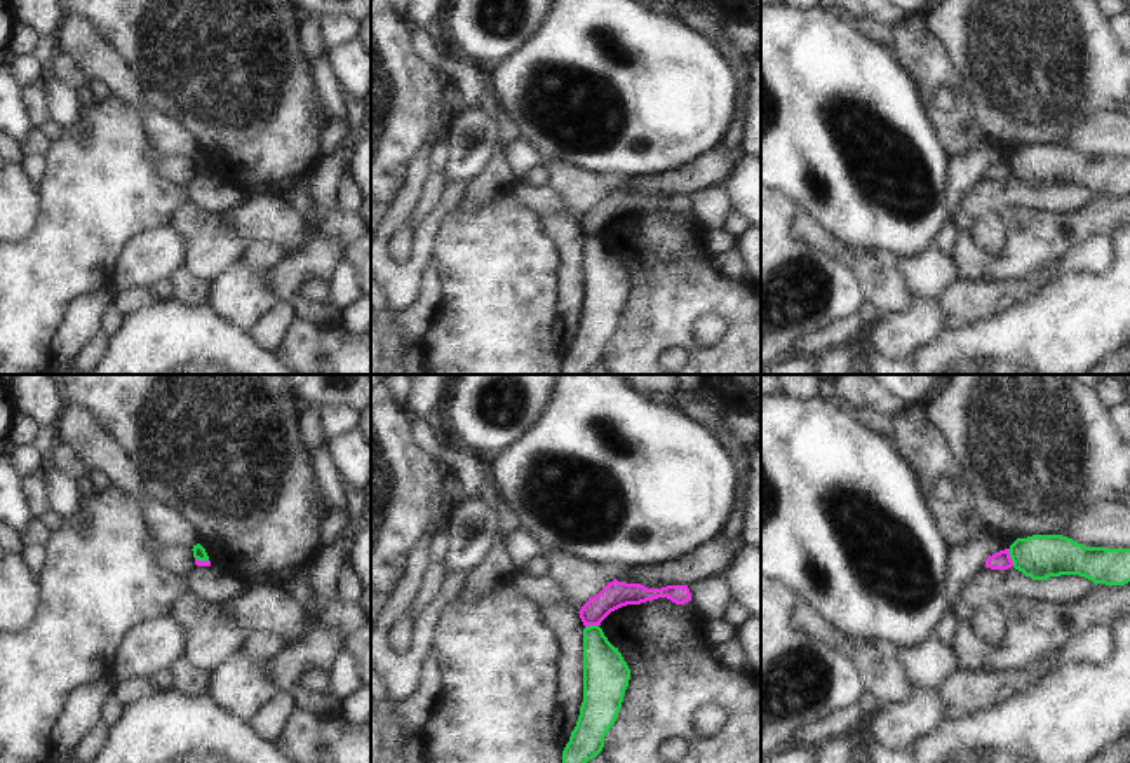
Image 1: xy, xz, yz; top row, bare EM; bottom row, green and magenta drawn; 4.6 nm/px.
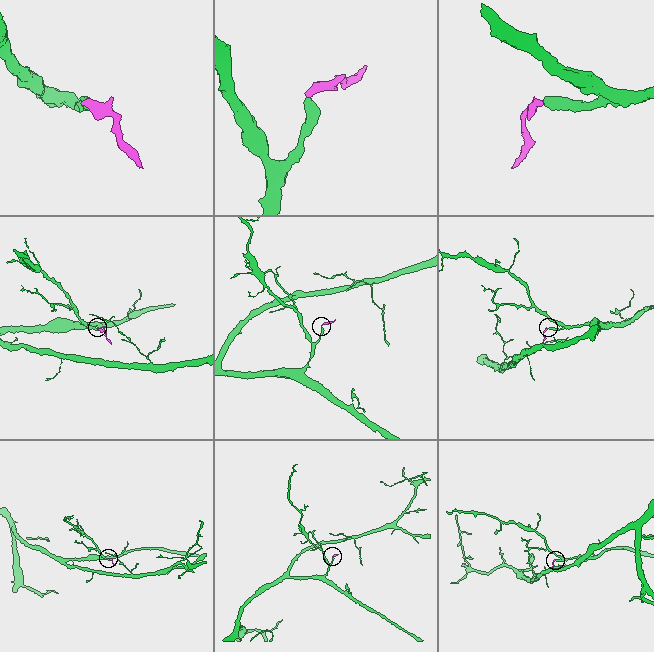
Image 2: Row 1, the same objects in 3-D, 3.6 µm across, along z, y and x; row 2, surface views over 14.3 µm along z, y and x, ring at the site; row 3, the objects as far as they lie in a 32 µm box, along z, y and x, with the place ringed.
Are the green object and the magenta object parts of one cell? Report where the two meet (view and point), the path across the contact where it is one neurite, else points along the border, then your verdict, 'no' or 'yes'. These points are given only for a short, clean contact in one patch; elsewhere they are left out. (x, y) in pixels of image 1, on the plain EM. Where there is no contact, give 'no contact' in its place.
yz (1010, 166) | along yz (1007, 159), (1014, 175) | no

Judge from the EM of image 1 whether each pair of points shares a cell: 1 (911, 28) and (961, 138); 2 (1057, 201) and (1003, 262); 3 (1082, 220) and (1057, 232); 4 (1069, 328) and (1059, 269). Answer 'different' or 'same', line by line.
1: same
2: different
3: same
4: different

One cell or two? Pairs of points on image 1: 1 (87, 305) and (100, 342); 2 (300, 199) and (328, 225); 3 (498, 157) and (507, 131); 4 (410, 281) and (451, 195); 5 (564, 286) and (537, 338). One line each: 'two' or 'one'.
1: two
2: one
3: one
4: one
5: two

